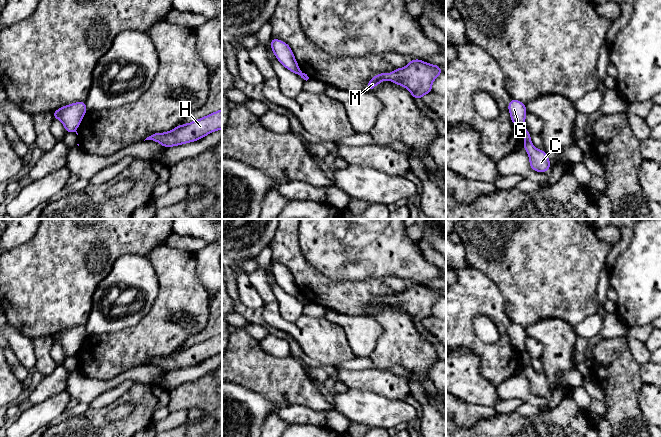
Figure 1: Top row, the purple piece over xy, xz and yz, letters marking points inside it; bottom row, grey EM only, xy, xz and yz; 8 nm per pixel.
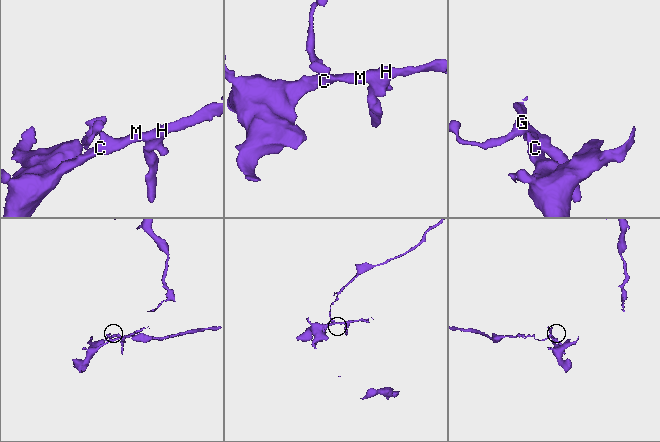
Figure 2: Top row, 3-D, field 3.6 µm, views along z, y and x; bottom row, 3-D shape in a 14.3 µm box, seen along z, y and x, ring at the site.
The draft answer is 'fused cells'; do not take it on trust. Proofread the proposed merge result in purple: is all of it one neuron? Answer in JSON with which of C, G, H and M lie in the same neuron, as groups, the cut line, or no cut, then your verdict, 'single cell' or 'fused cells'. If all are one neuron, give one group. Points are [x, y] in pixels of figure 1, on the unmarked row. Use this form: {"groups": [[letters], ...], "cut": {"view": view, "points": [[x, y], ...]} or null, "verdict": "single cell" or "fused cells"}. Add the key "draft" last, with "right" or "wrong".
{"groups": [["C", "H", "M"], ["G"]], "cut": {"view": "yz", "points": [[524, 351], [521, 353]]}, "verdict": "fused cells", "draft": "right"}

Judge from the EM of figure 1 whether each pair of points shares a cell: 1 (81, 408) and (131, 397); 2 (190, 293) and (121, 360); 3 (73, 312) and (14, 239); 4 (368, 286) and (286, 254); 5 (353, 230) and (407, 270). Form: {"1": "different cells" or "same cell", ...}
{"1": "different cells", "2": "same cell", "3": "different cells", "4": "same cell", "5": "same cell"}

